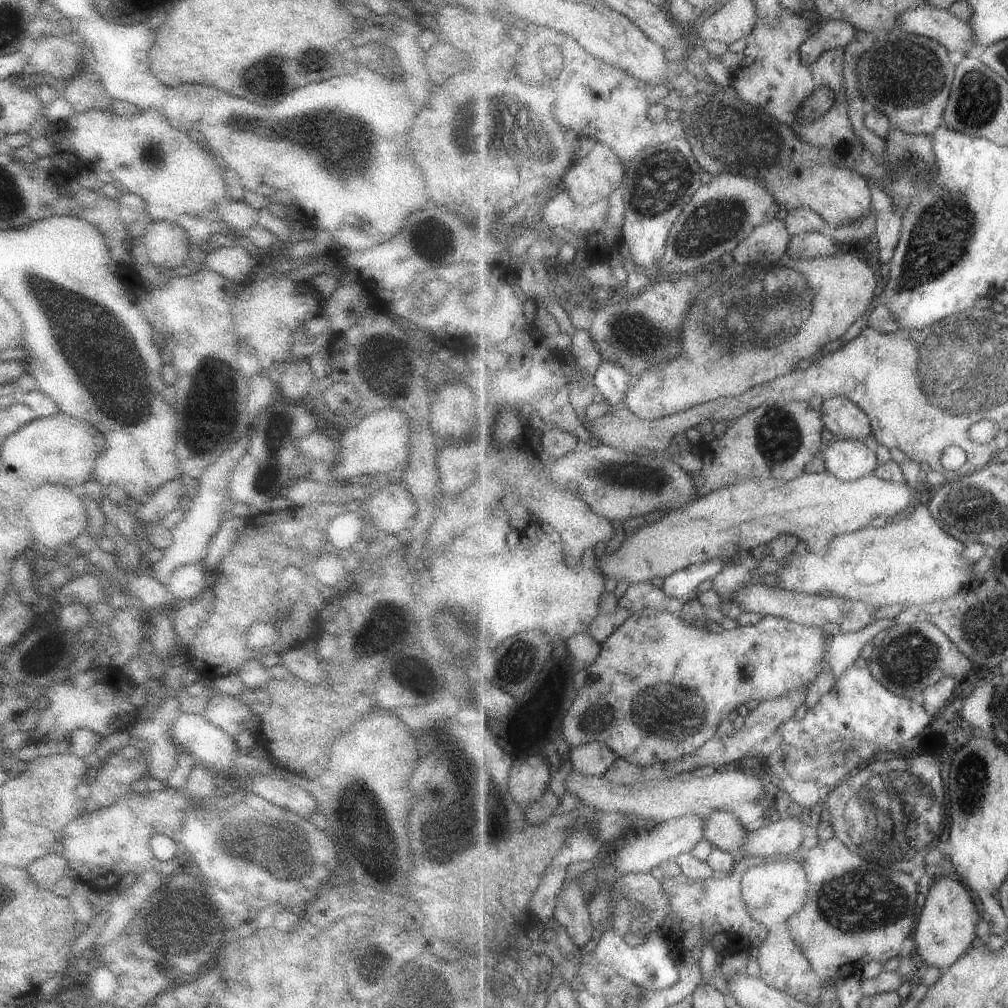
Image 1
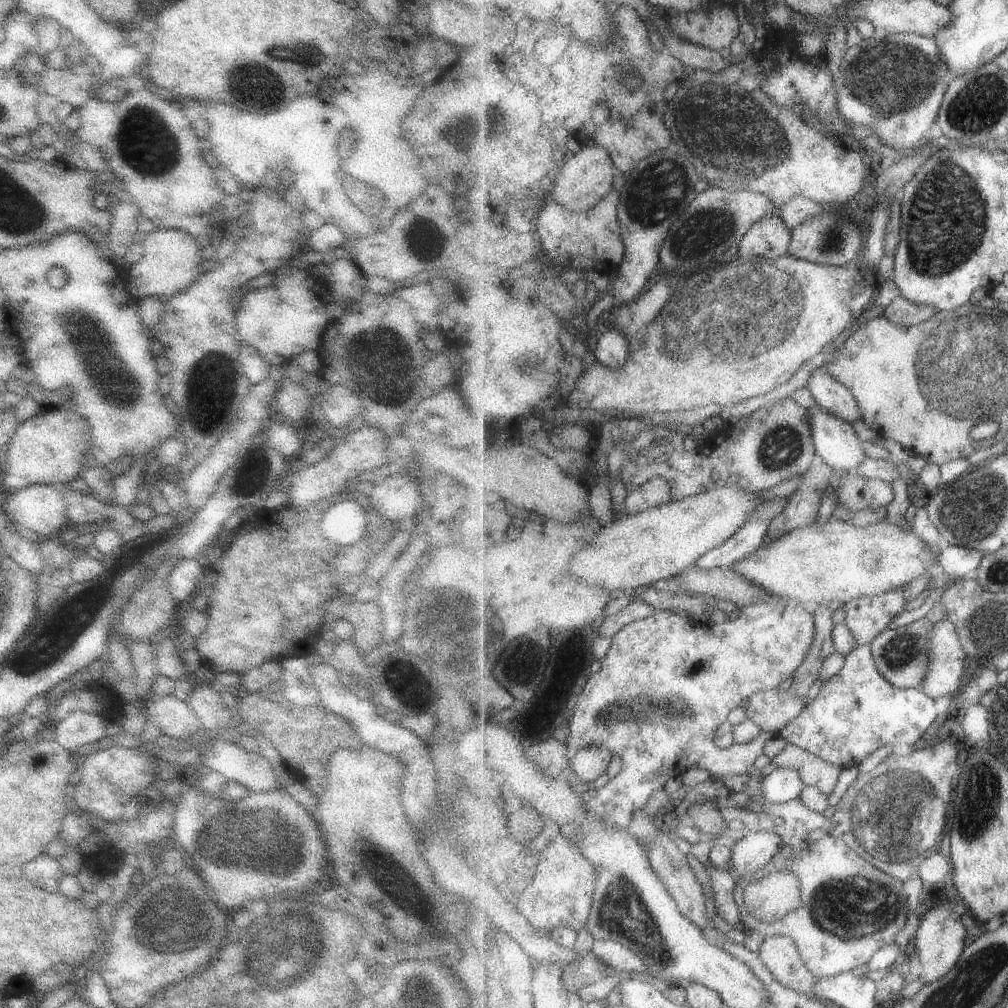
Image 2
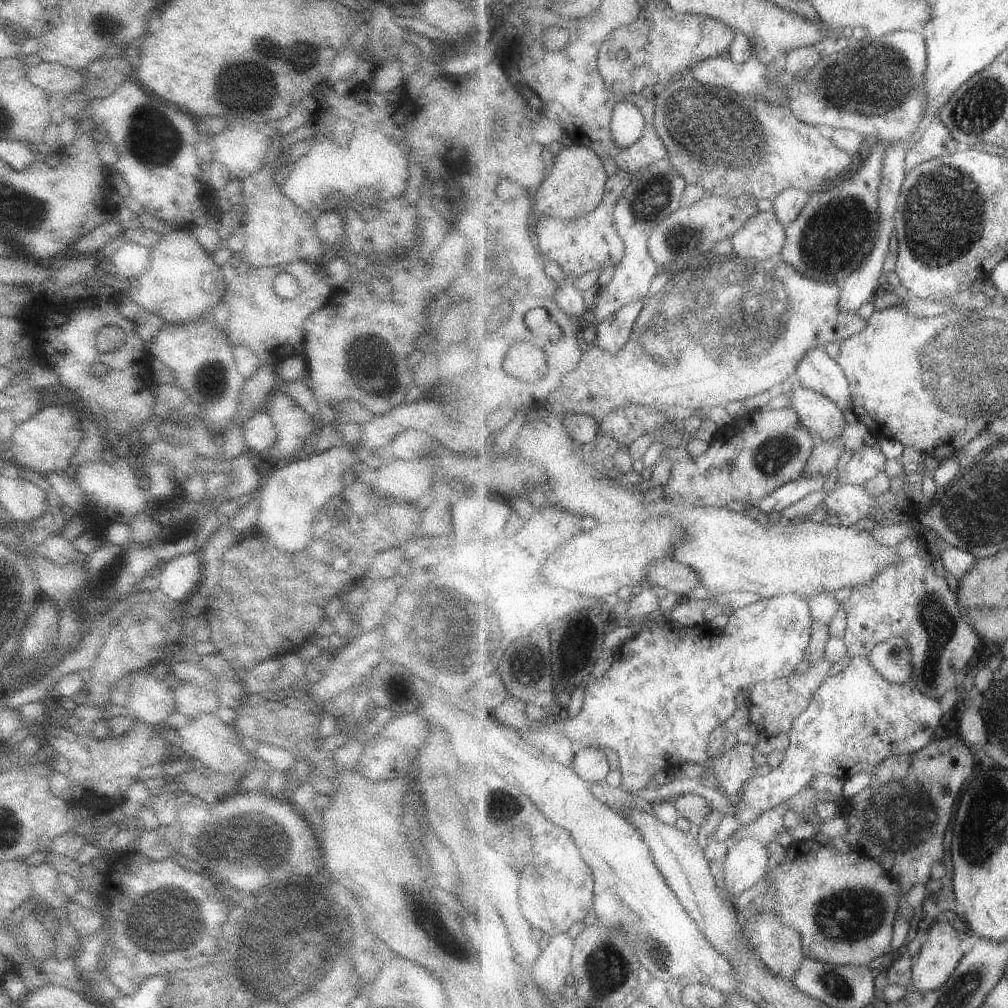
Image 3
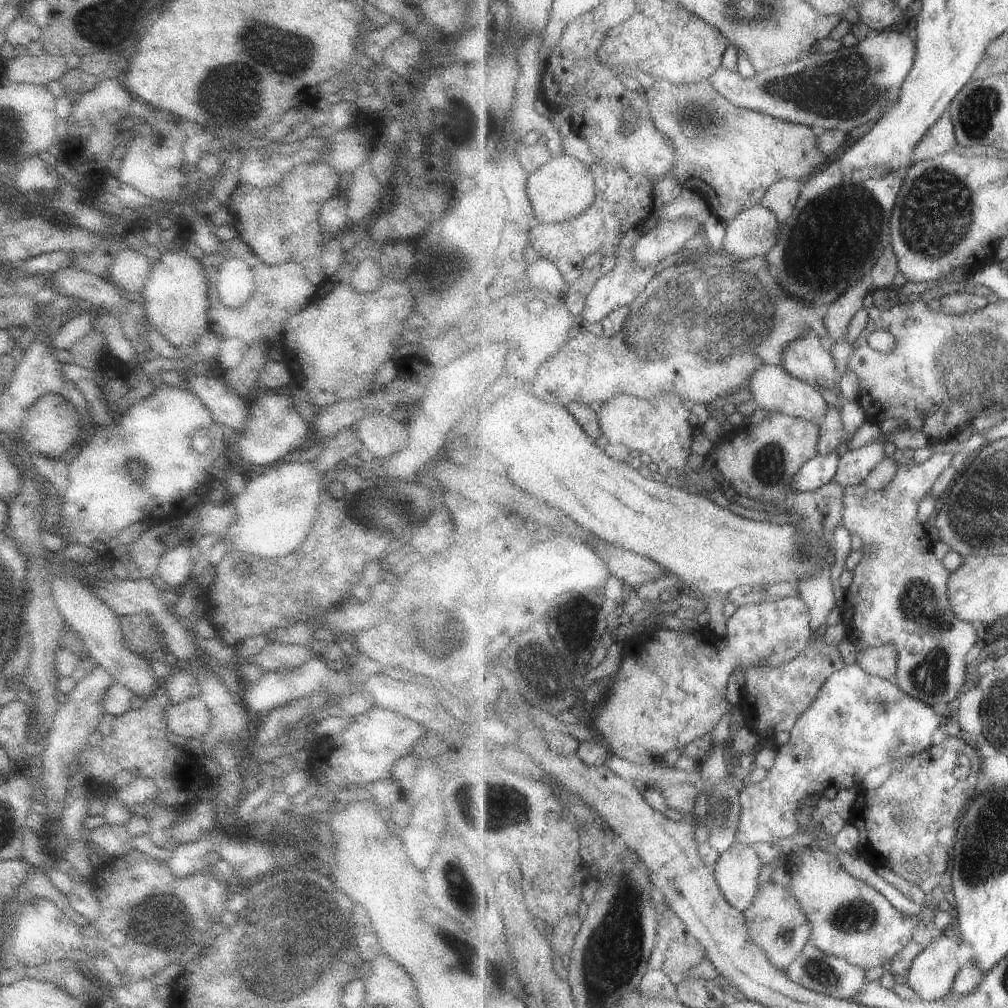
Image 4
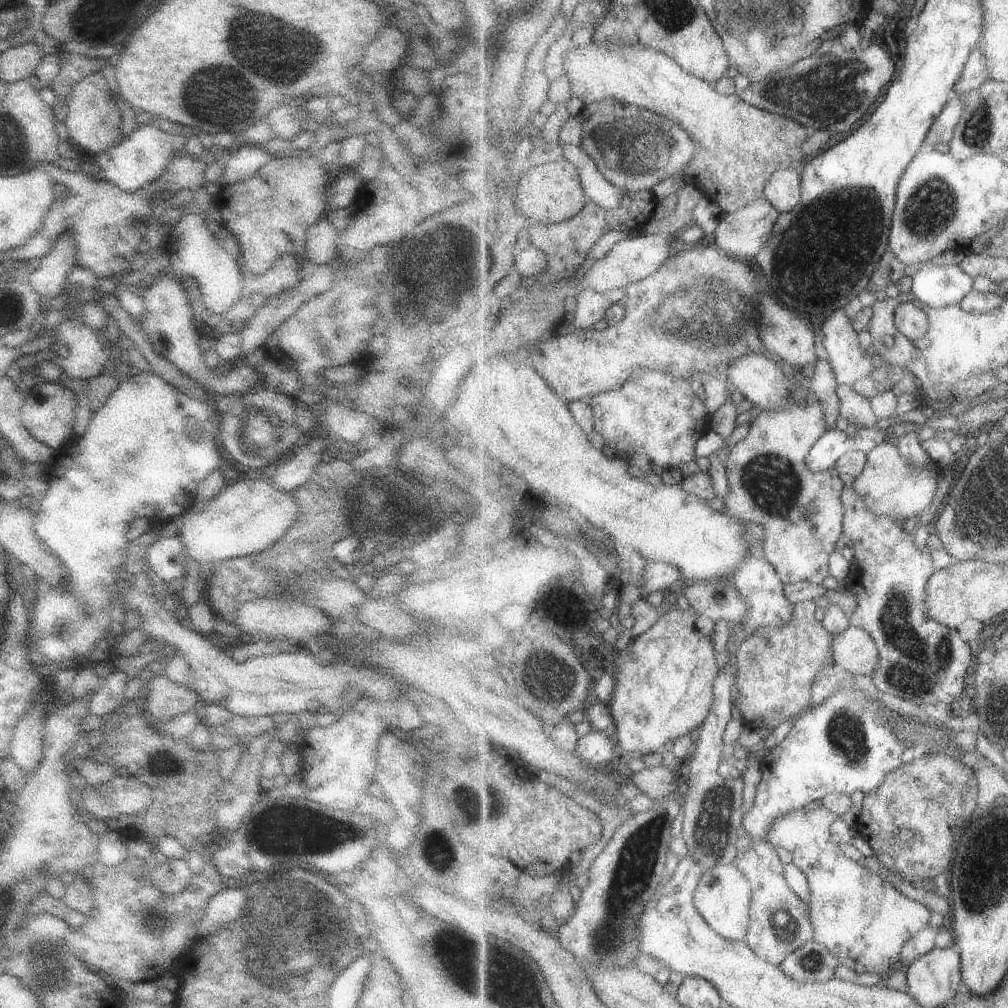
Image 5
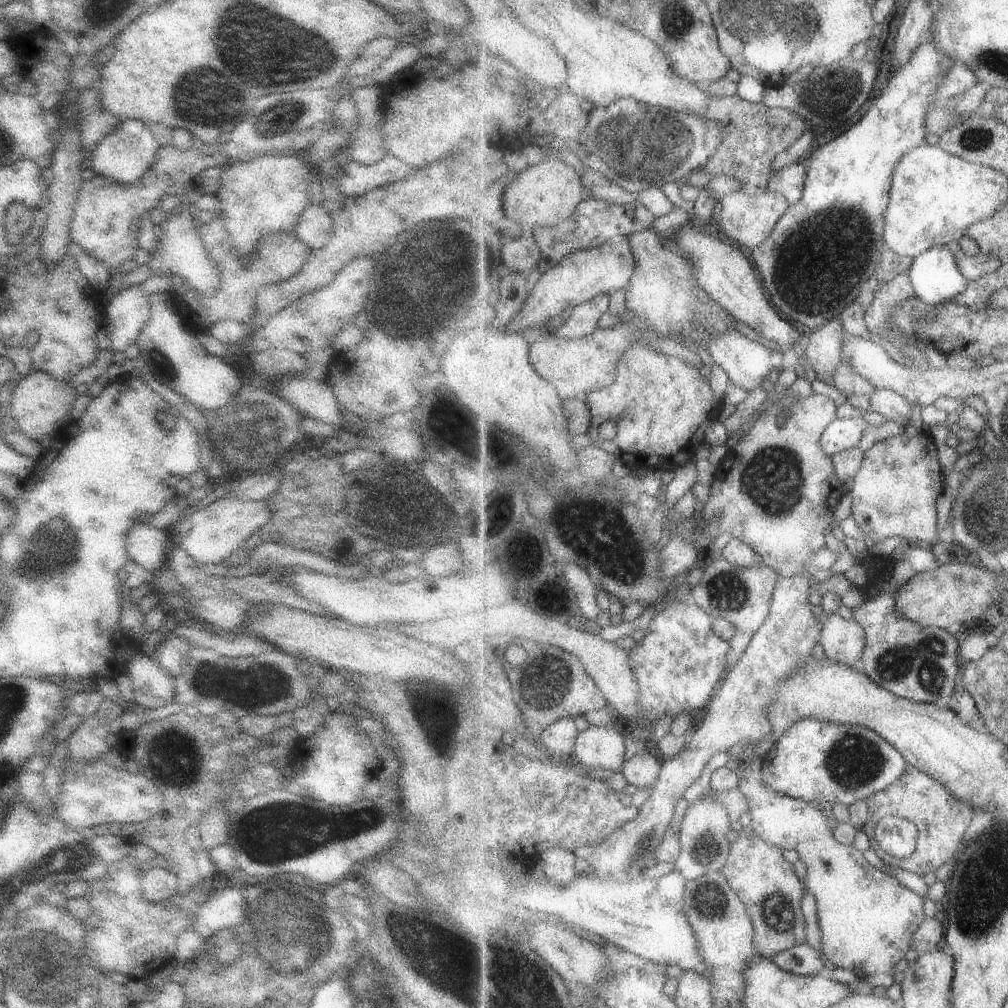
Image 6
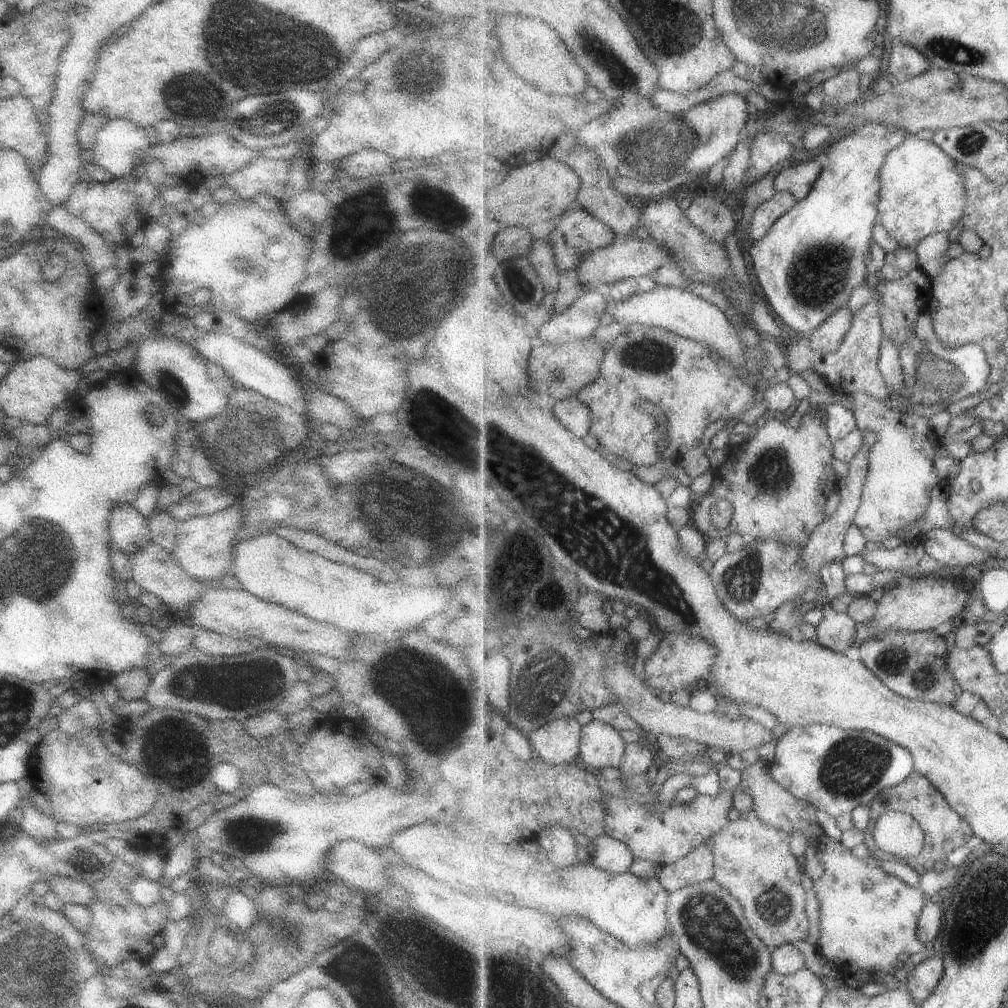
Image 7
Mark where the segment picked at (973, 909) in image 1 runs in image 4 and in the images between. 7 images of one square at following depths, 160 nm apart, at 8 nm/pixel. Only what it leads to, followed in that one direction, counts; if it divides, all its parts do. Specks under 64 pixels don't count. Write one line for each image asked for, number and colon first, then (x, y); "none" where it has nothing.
2: (940, 939)
3: (939, 956)
4: (933, 972)

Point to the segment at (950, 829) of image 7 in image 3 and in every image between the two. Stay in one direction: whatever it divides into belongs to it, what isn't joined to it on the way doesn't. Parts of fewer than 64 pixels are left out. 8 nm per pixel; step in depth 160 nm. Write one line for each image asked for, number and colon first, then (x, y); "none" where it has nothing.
3: (898, 829)
4: (898, 821)
5: (935, 796)
6: (941, 819)

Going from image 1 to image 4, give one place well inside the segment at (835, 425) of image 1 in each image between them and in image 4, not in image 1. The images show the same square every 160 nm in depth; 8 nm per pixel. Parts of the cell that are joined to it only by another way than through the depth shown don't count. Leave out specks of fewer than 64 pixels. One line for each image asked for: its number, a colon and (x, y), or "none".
2: (831, 395)
3: (818, 372)
4: (806, 359)

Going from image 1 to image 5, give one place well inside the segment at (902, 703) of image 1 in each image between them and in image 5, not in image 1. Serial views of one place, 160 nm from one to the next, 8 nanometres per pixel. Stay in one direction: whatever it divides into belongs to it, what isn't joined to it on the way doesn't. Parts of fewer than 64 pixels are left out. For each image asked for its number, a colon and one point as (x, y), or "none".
2: (857, 711)
3: (856, 719)
4: (859, 721)
5: (843, 744)

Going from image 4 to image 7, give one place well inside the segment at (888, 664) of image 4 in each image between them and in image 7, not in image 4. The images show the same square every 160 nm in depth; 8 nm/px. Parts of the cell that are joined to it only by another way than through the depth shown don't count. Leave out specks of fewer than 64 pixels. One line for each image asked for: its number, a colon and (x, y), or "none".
5: (855, 650)
6: (843, 640)
7: (837, 631)

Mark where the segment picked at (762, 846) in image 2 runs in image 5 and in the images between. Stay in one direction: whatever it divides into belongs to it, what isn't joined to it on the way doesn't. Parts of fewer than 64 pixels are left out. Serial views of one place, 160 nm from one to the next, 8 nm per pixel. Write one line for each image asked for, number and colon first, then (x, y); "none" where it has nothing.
3: (746, 862)
4: (737, 871)
5: (724, 896)

